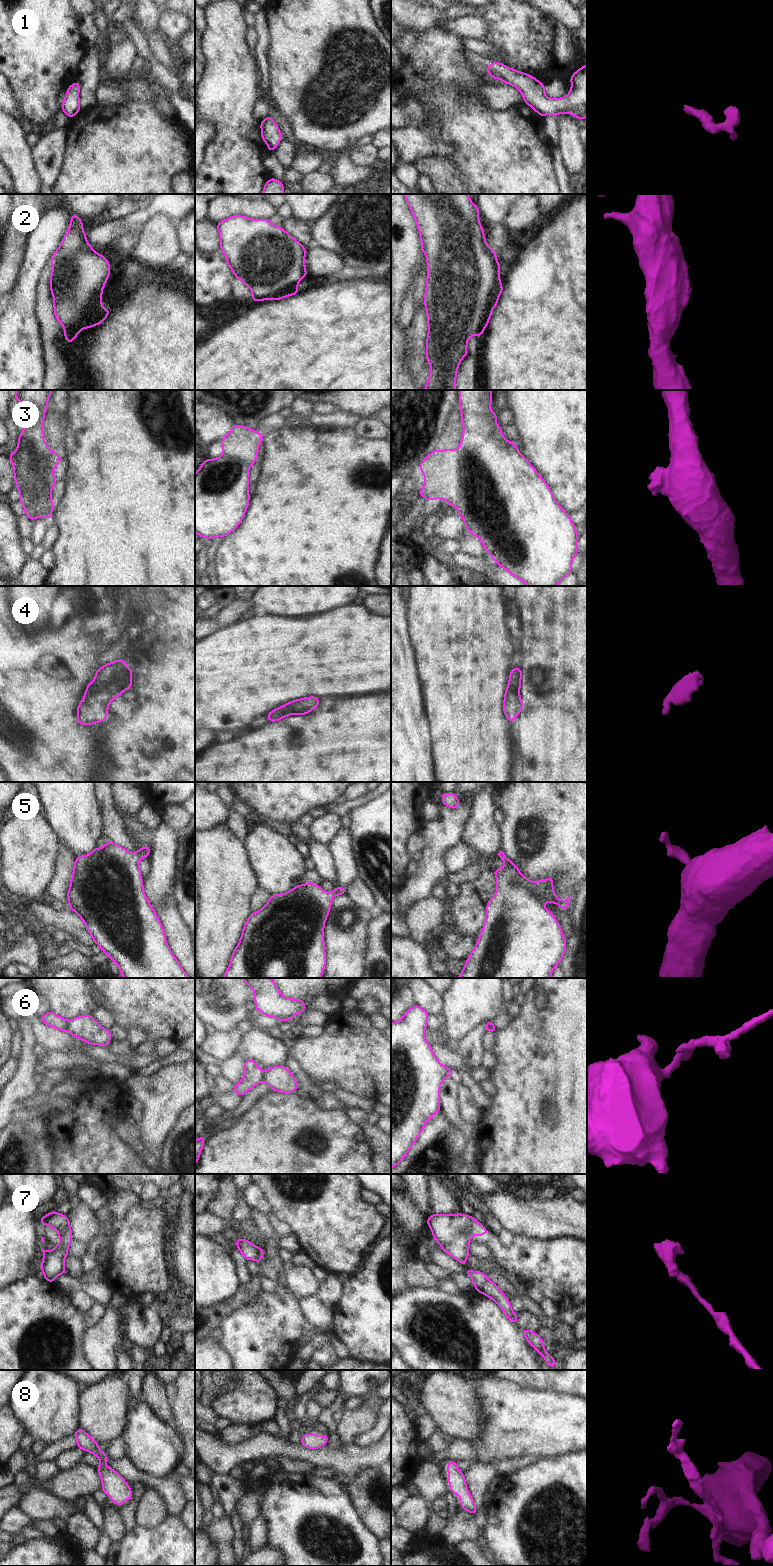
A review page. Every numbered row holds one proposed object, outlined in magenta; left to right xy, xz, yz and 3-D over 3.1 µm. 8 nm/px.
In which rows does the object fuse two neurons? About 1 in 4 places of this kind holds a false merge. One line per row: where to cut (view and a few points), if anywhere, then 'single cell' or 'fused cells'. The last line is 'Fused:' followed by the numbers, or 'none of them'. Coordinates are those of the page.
1: cut none; single cell
2: cut none; single cell
3: cut none; single cell
4: cut xy (123, 690), (110, 684), (103, 691), (88, 691), (86, 693); fused cells
5: cut none; single cell
6: cut xy (67, 1021), (67, 1028), (65, 1030); fused cells
7: cut xz (260, 1248), (259, 1254), (254, 1259); fused cells
8: cut none; single cell
Fused: 4, 6, 7

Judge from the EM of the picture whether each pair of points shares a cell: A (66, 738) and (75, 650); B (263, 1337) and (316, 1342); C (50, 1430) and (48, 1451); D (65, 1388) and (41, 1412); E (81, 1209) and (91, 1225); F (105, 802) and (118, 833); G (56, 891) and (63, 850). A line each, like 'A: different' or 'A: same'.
A: same
B: different
C: different
D: same
E: same
F: same
G: same

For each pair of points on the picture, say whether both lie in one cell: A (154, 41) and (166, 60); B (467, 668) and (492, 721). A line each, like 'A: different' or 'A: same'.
A: same
B: same

